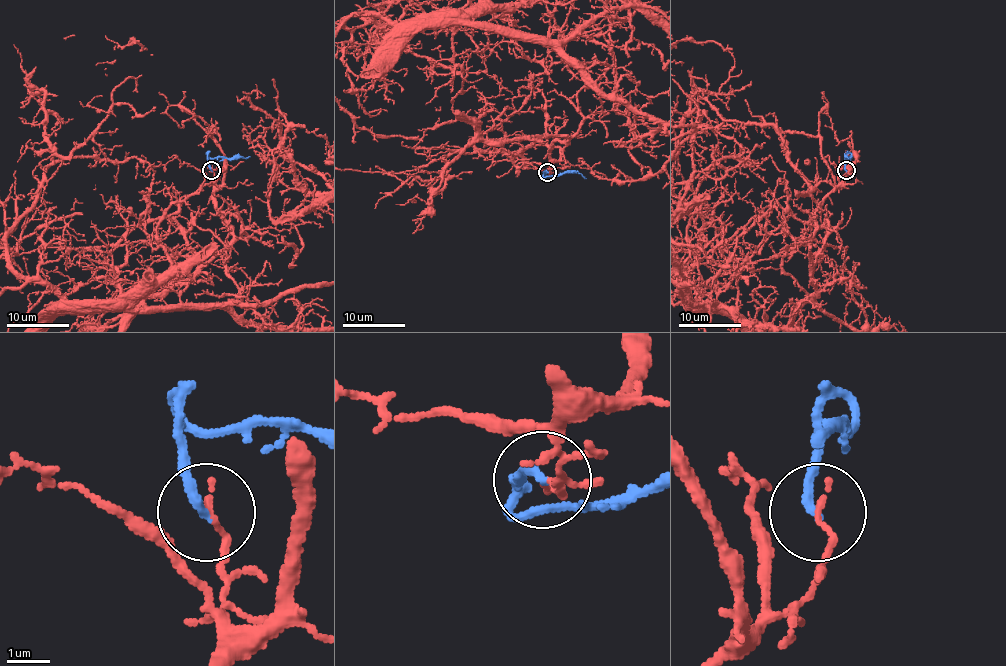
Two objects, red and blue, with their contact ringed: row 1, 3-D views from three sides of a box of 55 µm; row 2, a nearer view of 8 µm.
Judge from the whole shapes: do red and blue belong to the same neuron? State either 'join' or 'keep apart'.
keep apart

